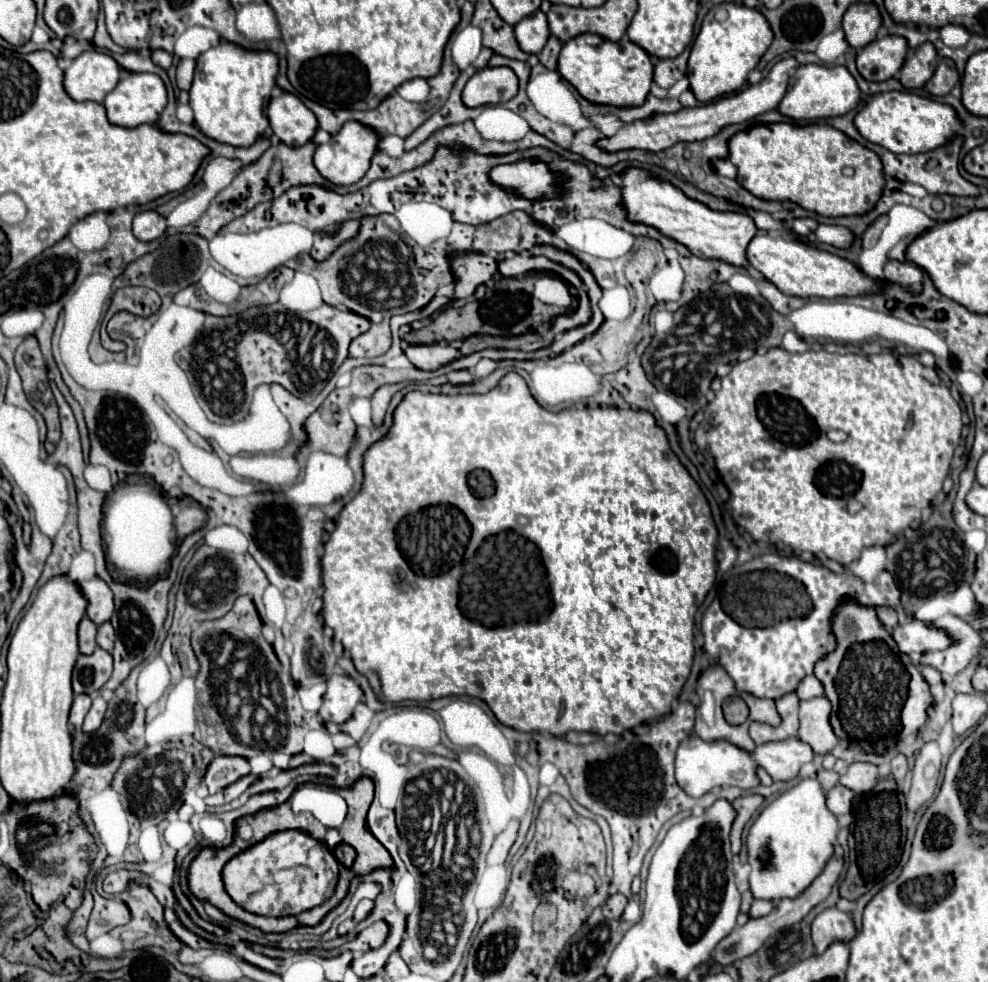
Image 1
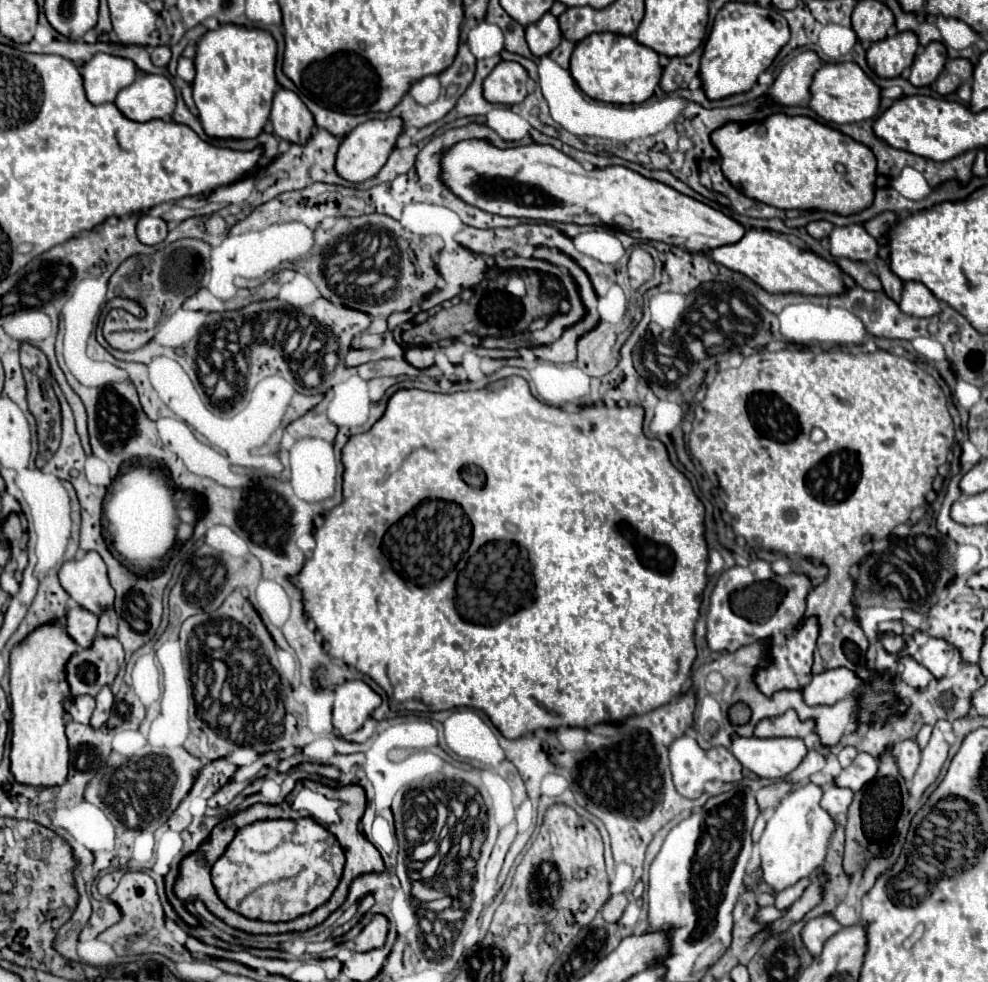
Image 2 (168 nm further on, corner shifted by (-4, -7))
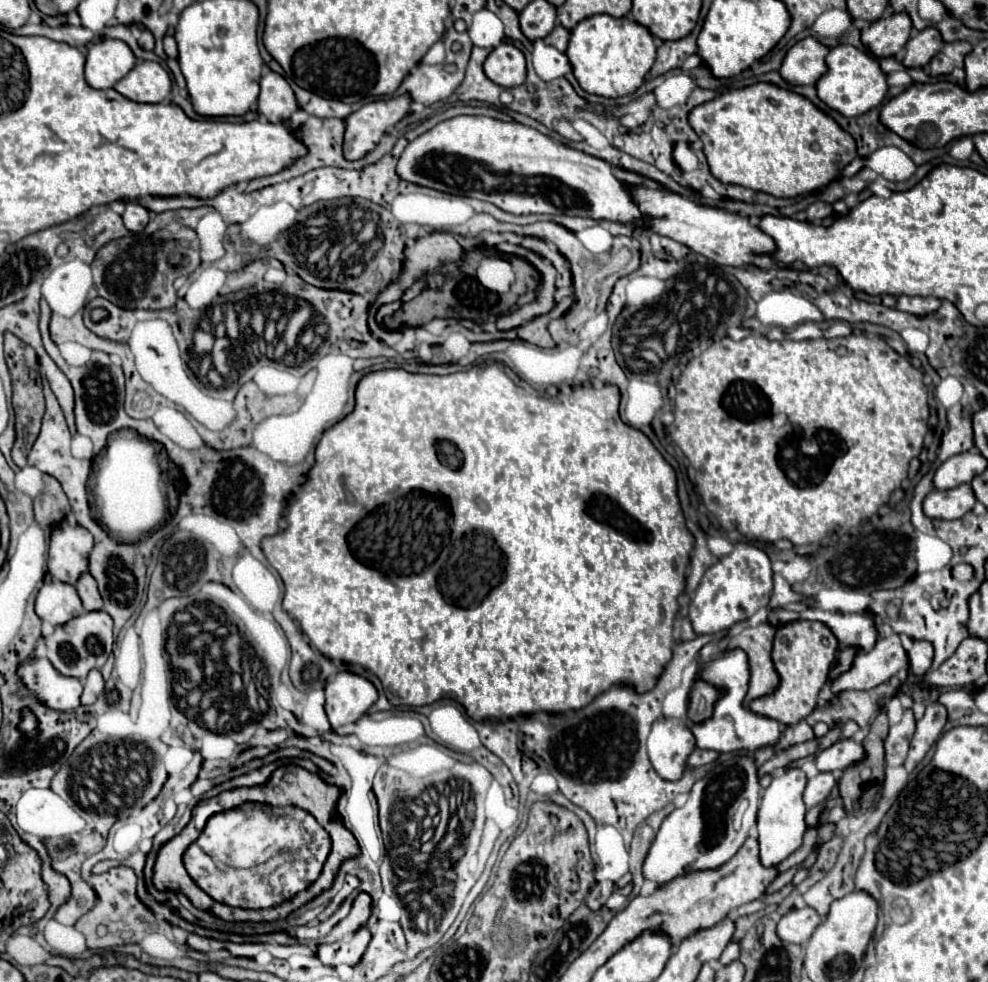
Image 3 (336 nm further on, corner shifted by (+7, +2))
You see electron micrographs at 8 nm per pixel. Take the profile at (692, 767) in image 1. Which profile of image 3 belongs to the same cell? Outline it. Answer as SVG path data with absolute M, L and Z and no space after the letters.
M659 718L649 734L649 758L655 772L665 780L679 780L687 758L695 750L695 736L685 718Z

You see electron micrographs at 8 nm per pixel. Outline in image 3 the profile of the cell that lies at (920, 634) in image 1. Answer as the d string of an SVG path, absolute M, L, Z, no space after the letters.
M779 608L769 614L769 624L773 626L783 626L791 620L819 620L827 624L833 634L837 634L841 646L859 646L859 652L869 652L879 638L873 618L861 614L829 614L815 608L809 608L805 612L789 612Z

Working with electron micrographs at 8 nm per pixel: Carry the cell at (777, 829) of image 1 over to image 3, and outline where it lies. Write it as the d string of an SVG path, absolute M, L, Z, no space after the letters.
M791 768L781 774L775 774L773 782L763 792L763 800L761 800L759 814L757 814L757 830L759 830L757 840L759 840L759 860L767 868L779 866L803 844L803 834L807 830L807 822L805 822L807 806L805 806L801 794L805 790L805 784L807 784L805 772Z

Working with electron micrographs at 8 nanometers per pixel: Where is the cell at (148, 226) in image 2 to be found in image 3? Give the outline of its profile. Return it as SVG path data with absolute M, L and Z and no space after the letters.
M129 202L125 212L123 212L123 222L125 222L125 228L133 234L139 234L143 232L143 228L147 226L149 222L149 210L143 208L141 204L133 204Z

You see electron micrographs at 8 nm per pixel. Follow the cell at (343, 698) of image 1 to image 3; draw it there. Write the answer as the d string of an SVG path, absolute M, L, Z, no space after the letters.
M339 672L325 684L325 712L331 728L355 722L377 700L375 686L351 672Z

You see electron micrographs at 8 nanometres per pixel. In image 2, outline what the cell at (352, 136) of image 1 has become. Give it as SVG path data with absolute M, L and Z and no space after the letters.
M388 117L388 119L370 119L366 123L360 123L356 129L352 129L344 139L342 145L338 149L338 157L336 157L336 171L340 173L340 177L344 177L346 181L352 183L360 183L366 181L370 177L374 177L386 163L390 151L396 145L396 139L402 133L402 119L400 117Z

